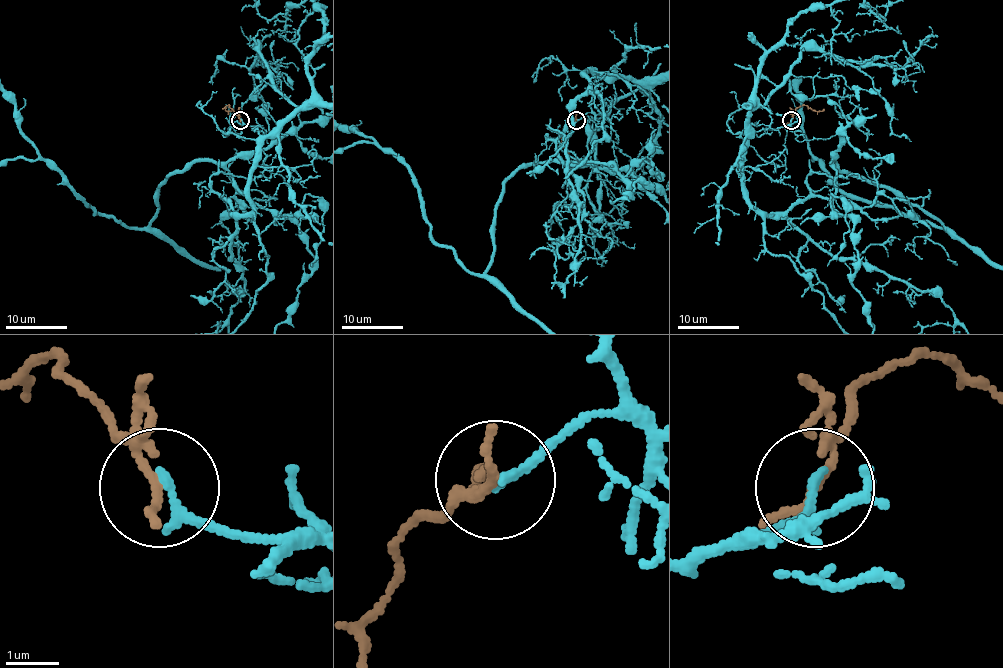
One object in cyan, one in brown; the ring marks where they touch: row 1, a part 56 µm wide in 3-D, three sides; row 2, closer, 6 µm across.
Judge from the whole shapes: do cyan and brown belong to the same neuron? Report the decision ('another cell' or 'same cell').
another cell

